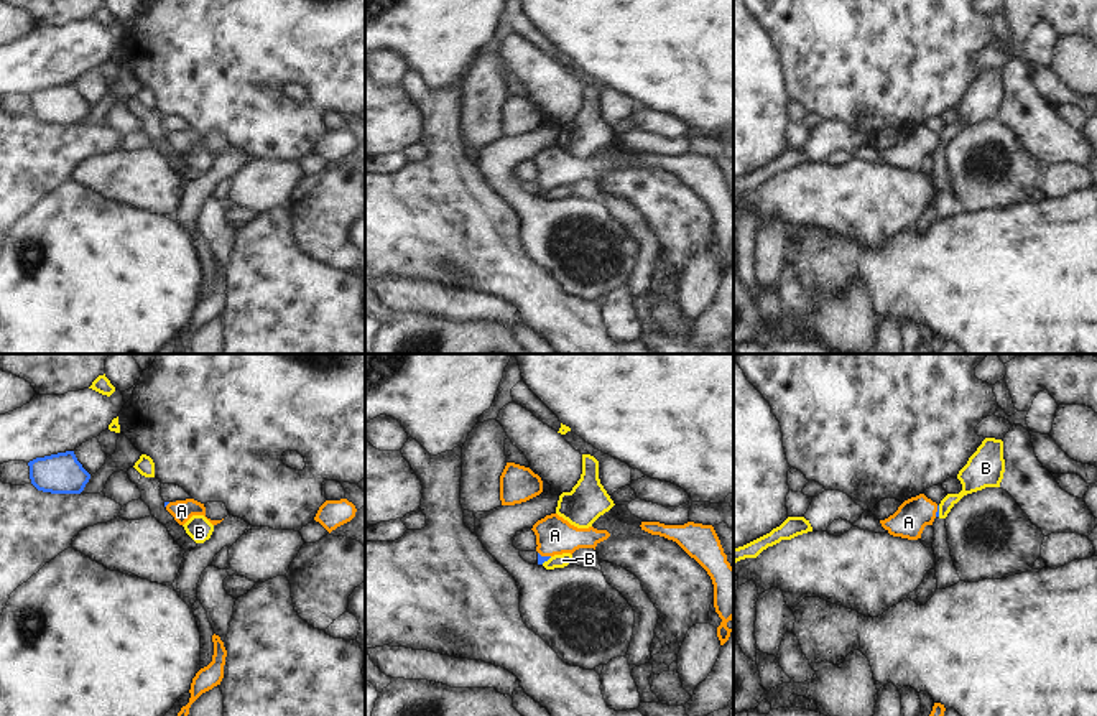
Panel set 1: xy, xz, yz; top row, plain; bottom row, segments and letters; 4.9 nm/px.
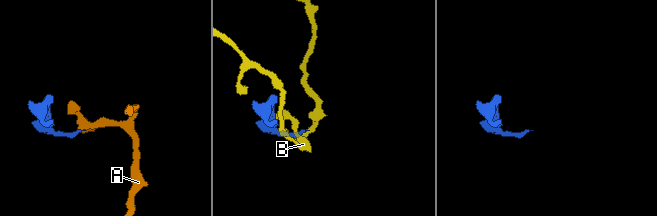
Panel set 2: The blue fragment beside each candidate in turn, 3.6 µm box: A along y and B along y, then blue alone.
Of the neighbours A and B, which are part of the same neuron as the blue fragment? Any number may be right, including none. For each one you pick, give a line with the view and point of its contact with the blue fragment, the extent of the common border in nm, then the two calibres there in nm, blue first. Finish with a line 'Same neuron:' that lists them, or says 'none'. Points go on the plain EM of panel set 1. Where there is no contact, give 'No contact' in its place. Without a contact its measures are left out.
A: Touches blue at xz (545, 188). Shared border 70 nm. Thickness 40 nm (blue) against 190 nm
Same neuron: A

